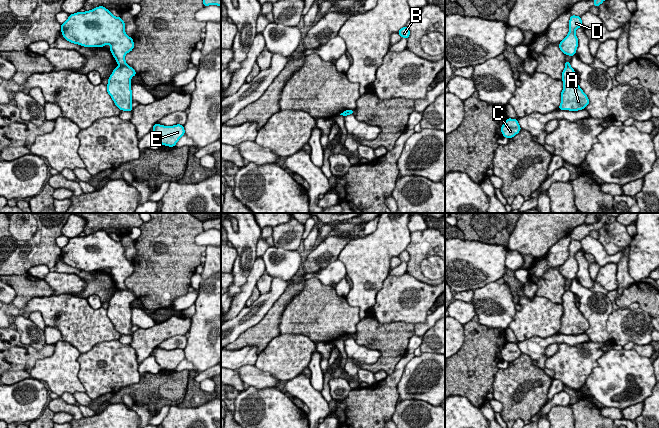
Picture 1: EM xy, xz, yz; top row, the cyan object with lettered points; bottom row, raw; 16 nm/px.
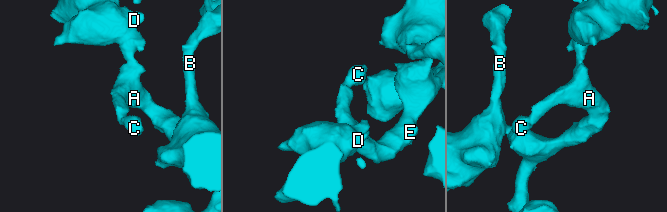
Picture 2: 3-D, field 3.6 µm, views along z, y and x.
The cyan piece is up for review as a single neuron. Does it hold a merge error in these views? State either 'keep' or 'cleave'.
cleave

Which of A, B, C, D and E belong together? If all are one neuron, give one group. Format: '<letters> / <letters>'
A B C E / D

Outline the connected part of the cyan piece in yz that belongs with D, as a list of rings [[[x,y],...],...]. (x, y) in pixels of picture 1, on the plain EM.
[[[571,239],[569,244],[569,257],[564,262],[564,264],[559,267],[559,272],[564,278],[569,280],[573,280],[576,278],[576,274],[578,271],[578,262],[575,258],[575,255],[579,251],[582,251],[581,241]]]

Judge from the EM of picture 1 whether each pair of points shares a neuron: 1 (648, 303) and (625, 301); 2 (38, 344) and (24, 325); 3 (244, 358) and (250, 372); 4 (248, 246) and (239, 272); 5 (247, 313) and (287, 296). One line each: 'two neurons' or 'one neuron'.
1: one neuron
2: one neuron
3: two neurons
4: one neuron
5: two neurons

